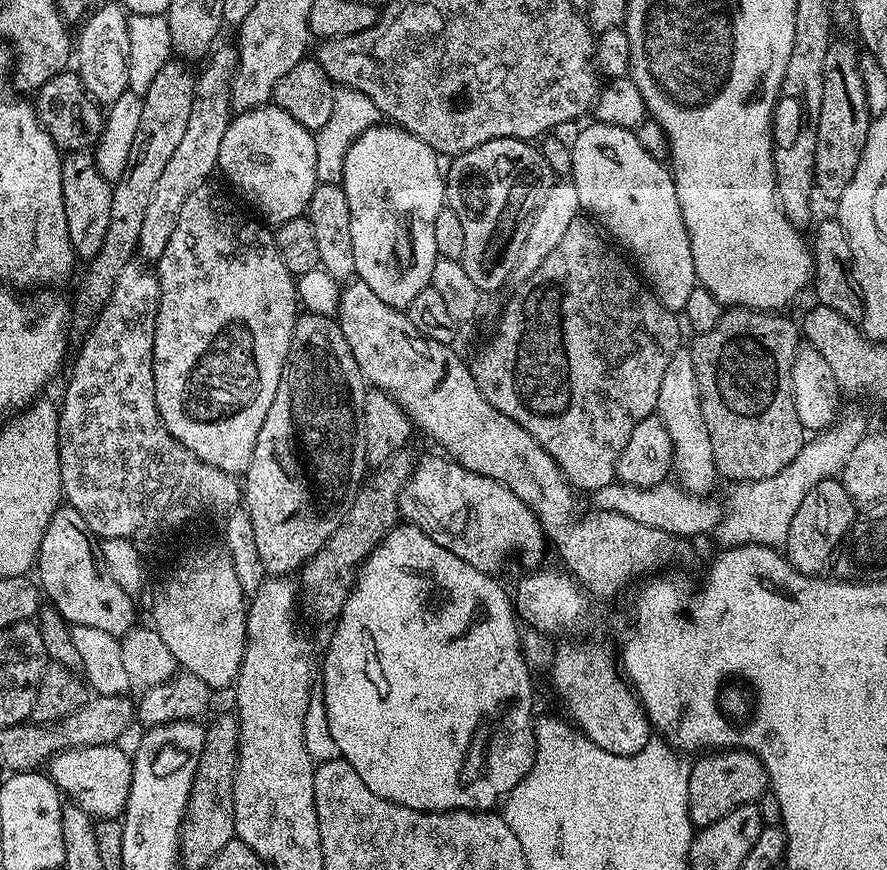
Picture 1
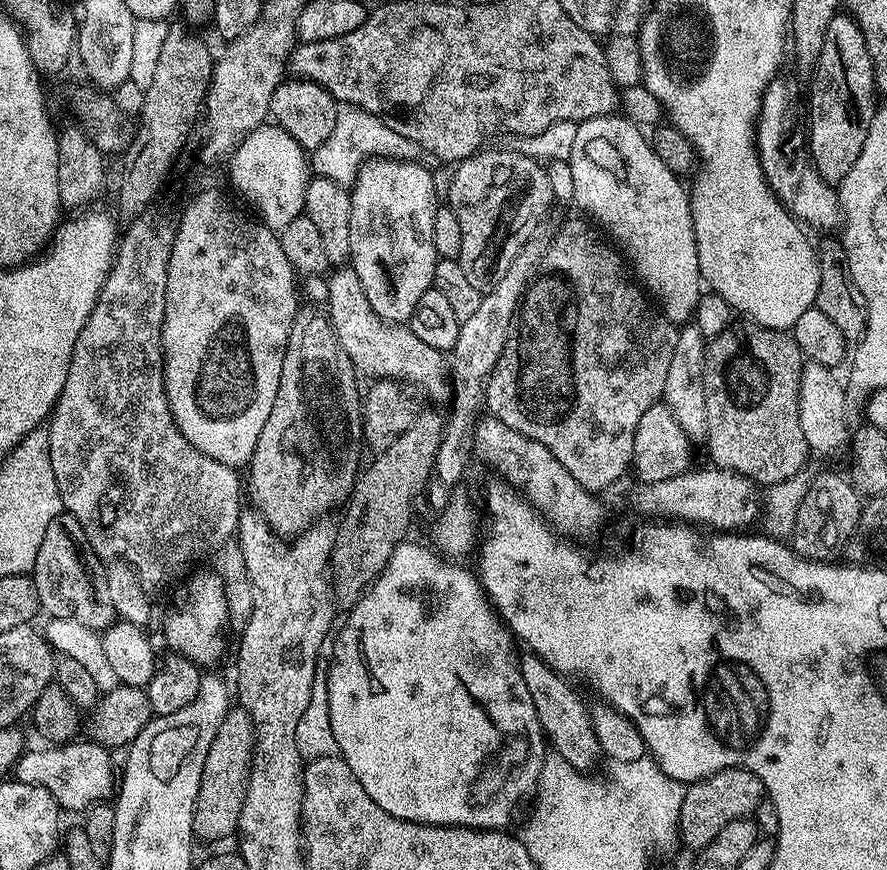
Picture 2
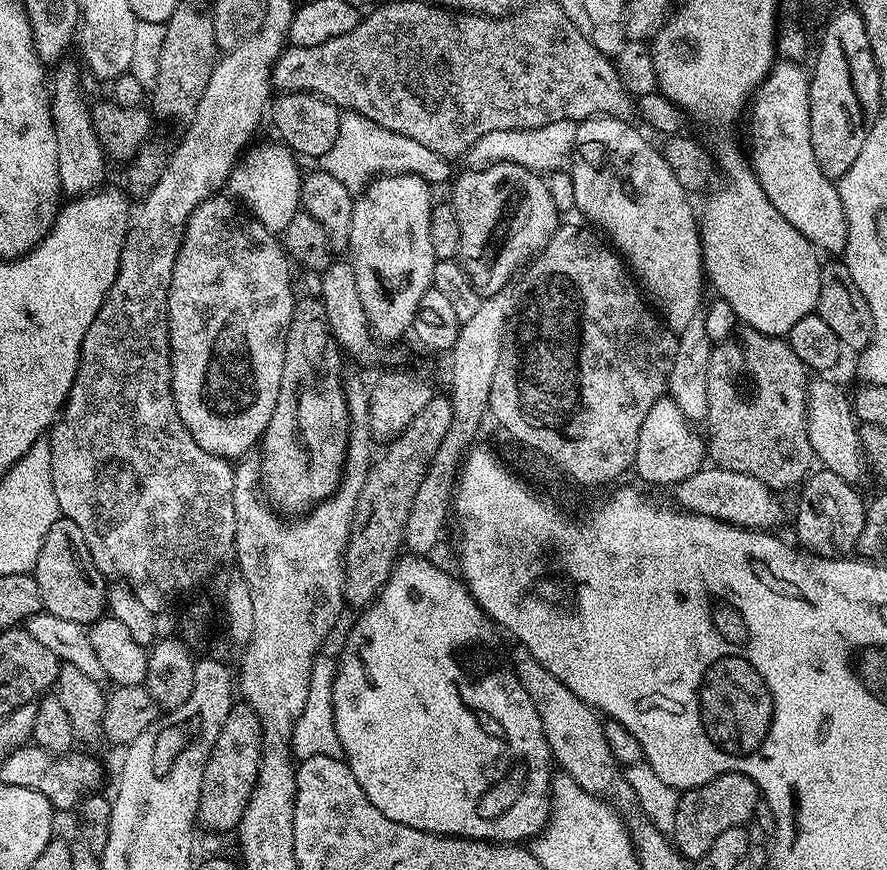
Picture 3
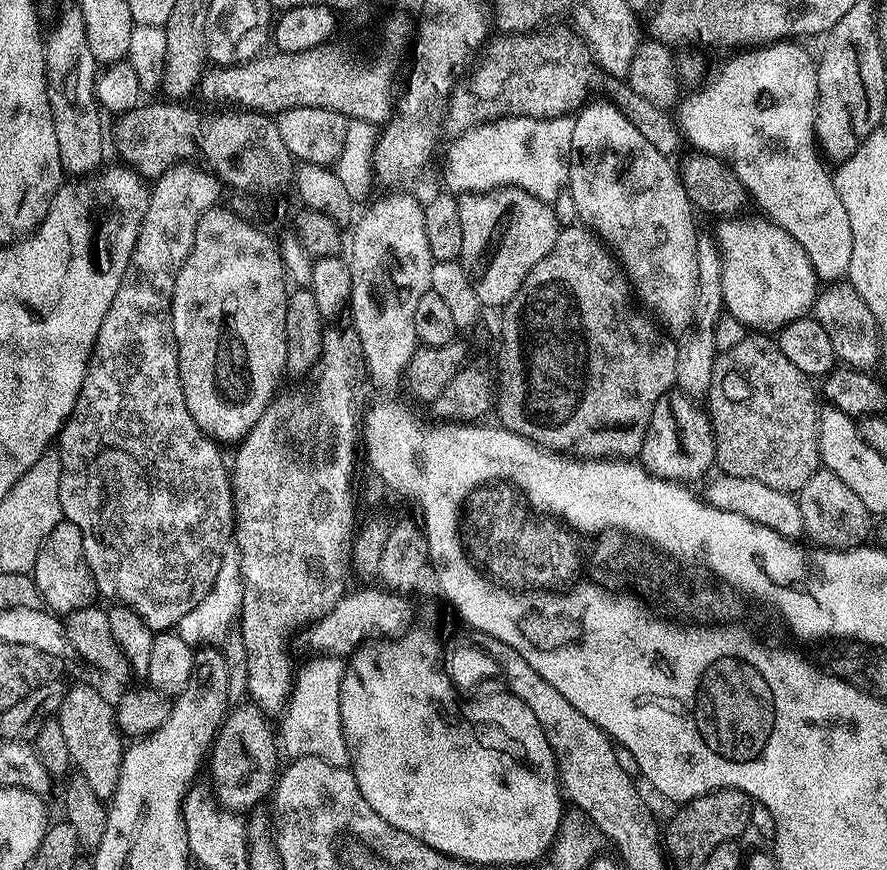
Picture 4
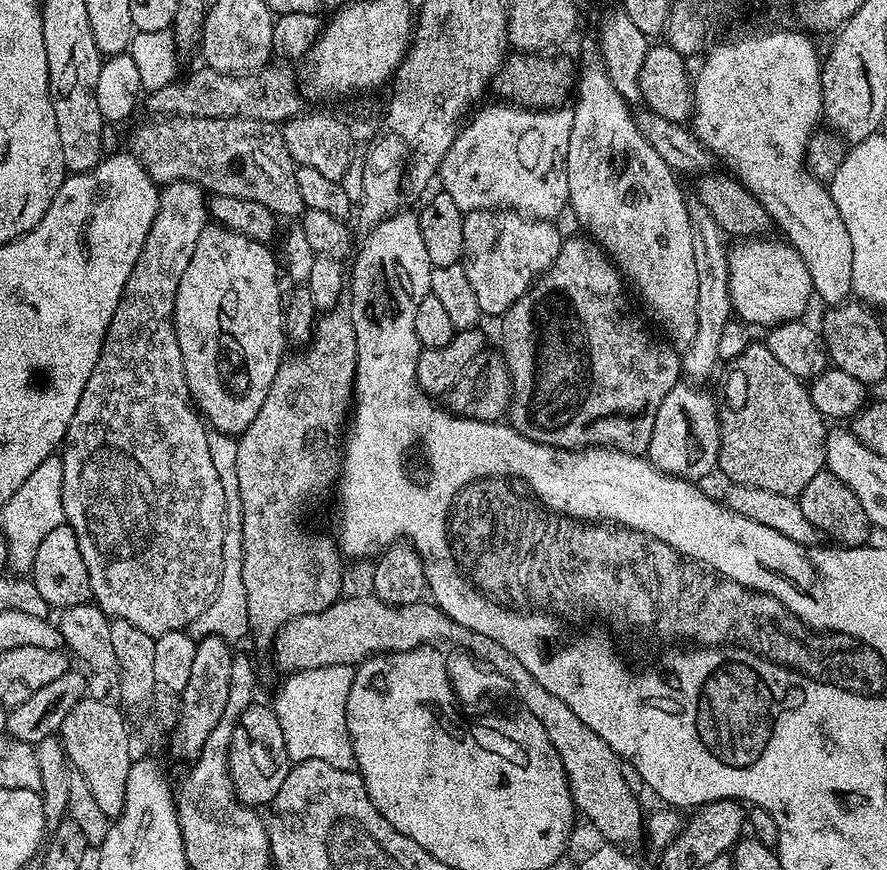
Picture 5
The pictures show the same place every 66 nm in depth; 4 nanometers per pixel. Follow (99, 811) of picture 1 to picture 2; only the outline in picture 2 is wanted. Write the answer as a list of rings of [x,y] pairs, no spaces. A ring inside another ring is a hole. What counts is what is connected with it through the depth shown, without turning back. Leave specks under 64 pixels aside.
[[[83,739],[65,742],[59,746],[44,746],[48,748],[40,748],[37,752],[25,751],[16,761],[15,779],[48,788],[65,813],[80,814],[94,804],[107,801],[113,795],[114,785],[118,780],[117,773],[112,773],[112,760],[108,757],[111,756],[109,749],[100,744],[93,744],[91,739]]]

